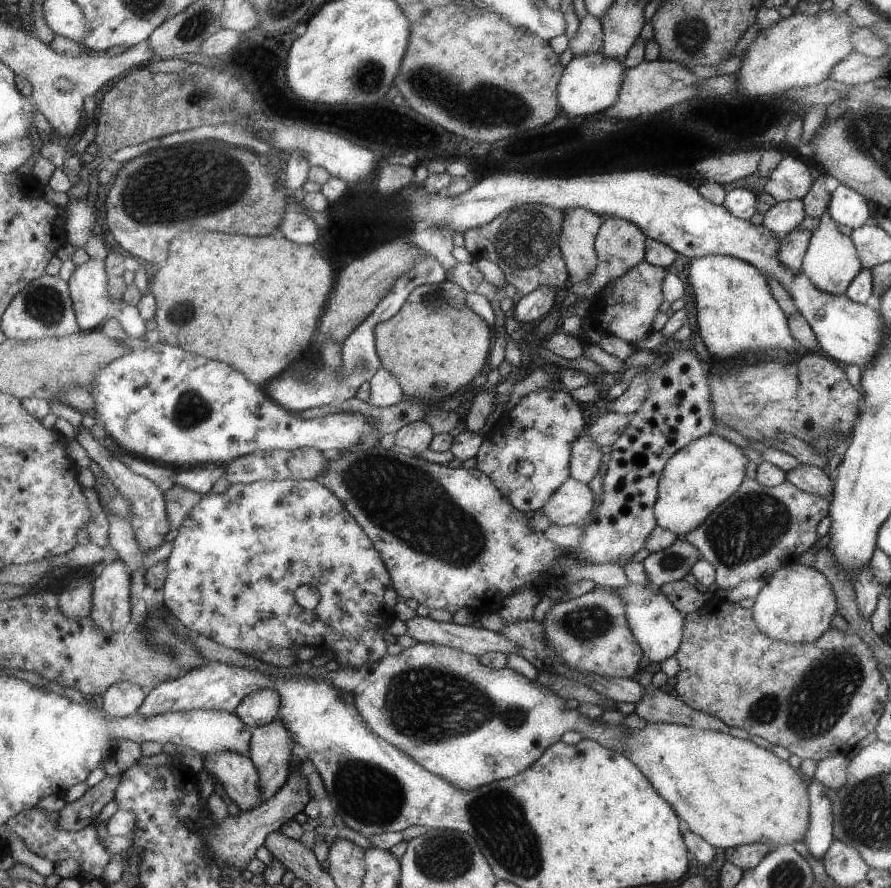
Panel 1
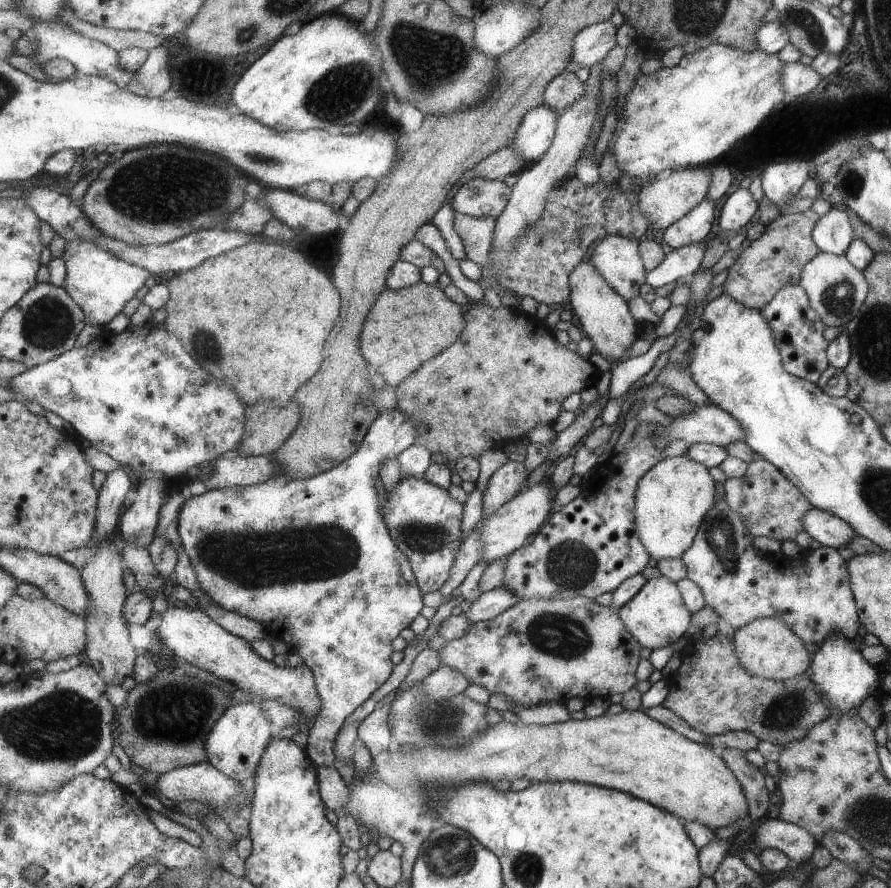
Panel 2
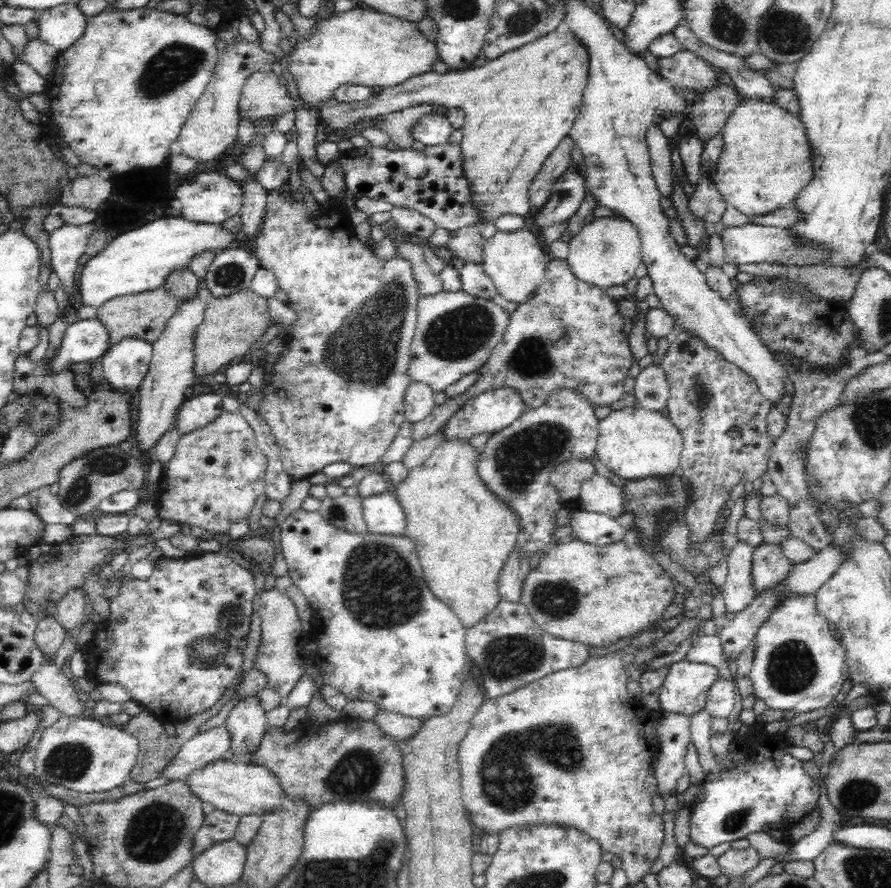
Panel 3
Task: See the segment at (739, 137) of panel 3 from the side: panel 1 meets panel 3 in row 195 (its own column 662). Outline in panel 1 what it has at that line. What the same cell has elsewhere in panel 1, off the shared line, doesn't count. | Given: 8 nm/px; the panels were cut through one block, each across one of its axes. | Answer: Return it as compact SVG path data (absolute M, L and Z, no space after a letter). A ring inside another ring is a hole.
M645 722L639 728L627 728L617 748L611 748L615 754L625 756L641 776L653 782L653 790L681 814L681 824L713 848L733 850L735 846L763 842L769 846L799 842L807 832L807 794L805 784L787 762L773 756L773 752L761 750L753 742L731 738L729 734L693 730L687 726L665 724L665 722Z

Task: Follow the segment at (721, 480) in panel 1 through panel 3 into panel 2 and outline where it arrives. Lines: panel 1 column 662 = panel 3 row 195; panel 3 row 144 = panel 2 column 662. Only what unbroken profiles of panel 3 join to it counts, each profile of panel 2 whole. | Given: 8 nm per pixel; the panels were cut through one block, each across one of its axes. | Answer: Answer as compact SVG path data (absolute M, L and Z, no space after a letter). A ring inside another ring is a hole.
M685 456L665 458L651 466L637 482L633 524L649 558L681 558L697 538L699 524L707 510L713 510L715 484L703 464Z

